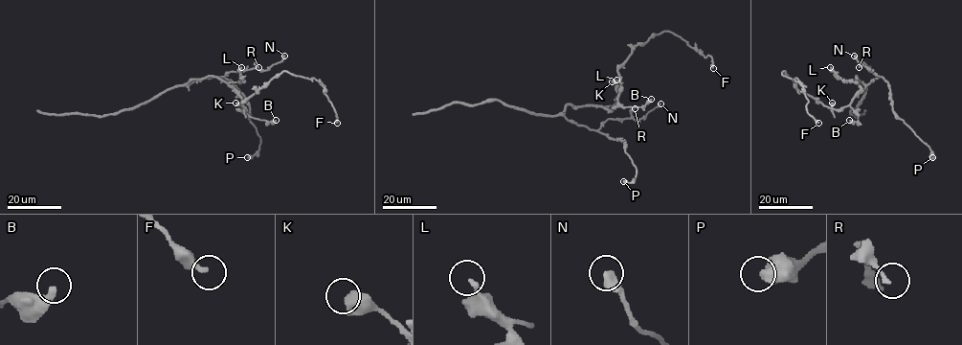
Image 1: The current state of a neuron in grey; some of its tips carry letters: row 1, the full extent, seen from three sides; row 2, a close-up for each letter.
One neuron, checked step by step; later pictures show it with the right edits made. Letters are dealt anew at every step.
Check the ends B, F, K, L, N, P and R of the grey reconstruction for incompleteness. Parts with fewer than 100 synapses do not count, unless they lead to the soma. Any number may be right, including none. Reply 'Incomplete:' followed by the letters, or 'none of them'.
Incomplete: none of them

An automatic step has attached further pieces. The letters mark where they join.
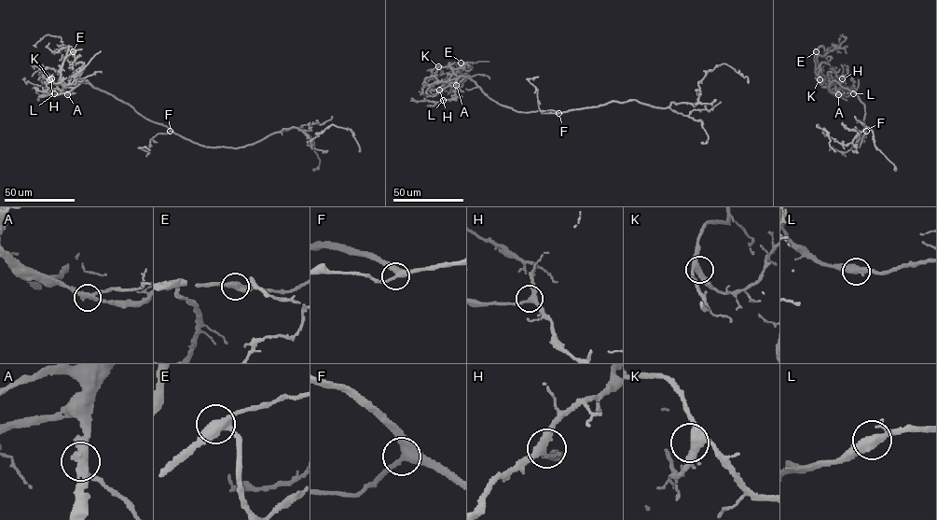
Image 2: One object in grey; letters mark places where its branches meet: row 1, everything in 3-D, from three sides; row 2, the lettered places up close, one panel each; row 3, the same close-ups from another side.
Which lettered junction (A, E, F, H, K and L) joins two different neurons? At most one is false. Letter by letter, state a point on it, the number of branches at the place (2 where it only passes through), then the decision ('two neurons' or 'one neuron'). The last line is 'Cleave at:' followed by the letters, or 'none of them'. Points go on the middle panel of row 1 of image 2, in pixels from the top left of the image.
A: (456, 85) | 3 | one neuron
E: (461, 63) | 3 | one neuron
F: (558, 113) | 3 | one neuron
H: (439, 90) | 3 | one neuron
K: (438, 66) | 3 | one neuron
L: (443, 100) | 3 | one neuron
Cleave at: none of them

